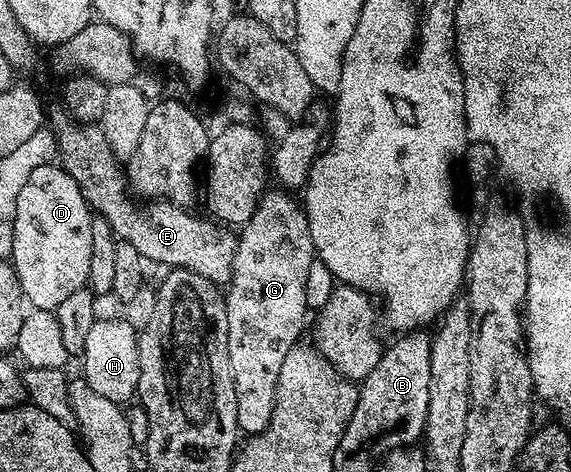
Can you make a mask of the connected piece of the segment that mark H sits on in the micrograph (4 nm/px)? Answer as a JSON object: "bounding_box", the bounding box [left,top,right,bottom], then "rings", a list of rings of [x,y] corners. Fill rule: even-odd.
{"bounding_box":[81,318,139,405],"rings":[[[96,318],[89,329],[81,357],[85,367],[83,378],[95,393],[120,405],[136,396],[139,379],[139,338],[138,330],[129,322],[123,319]]]}

